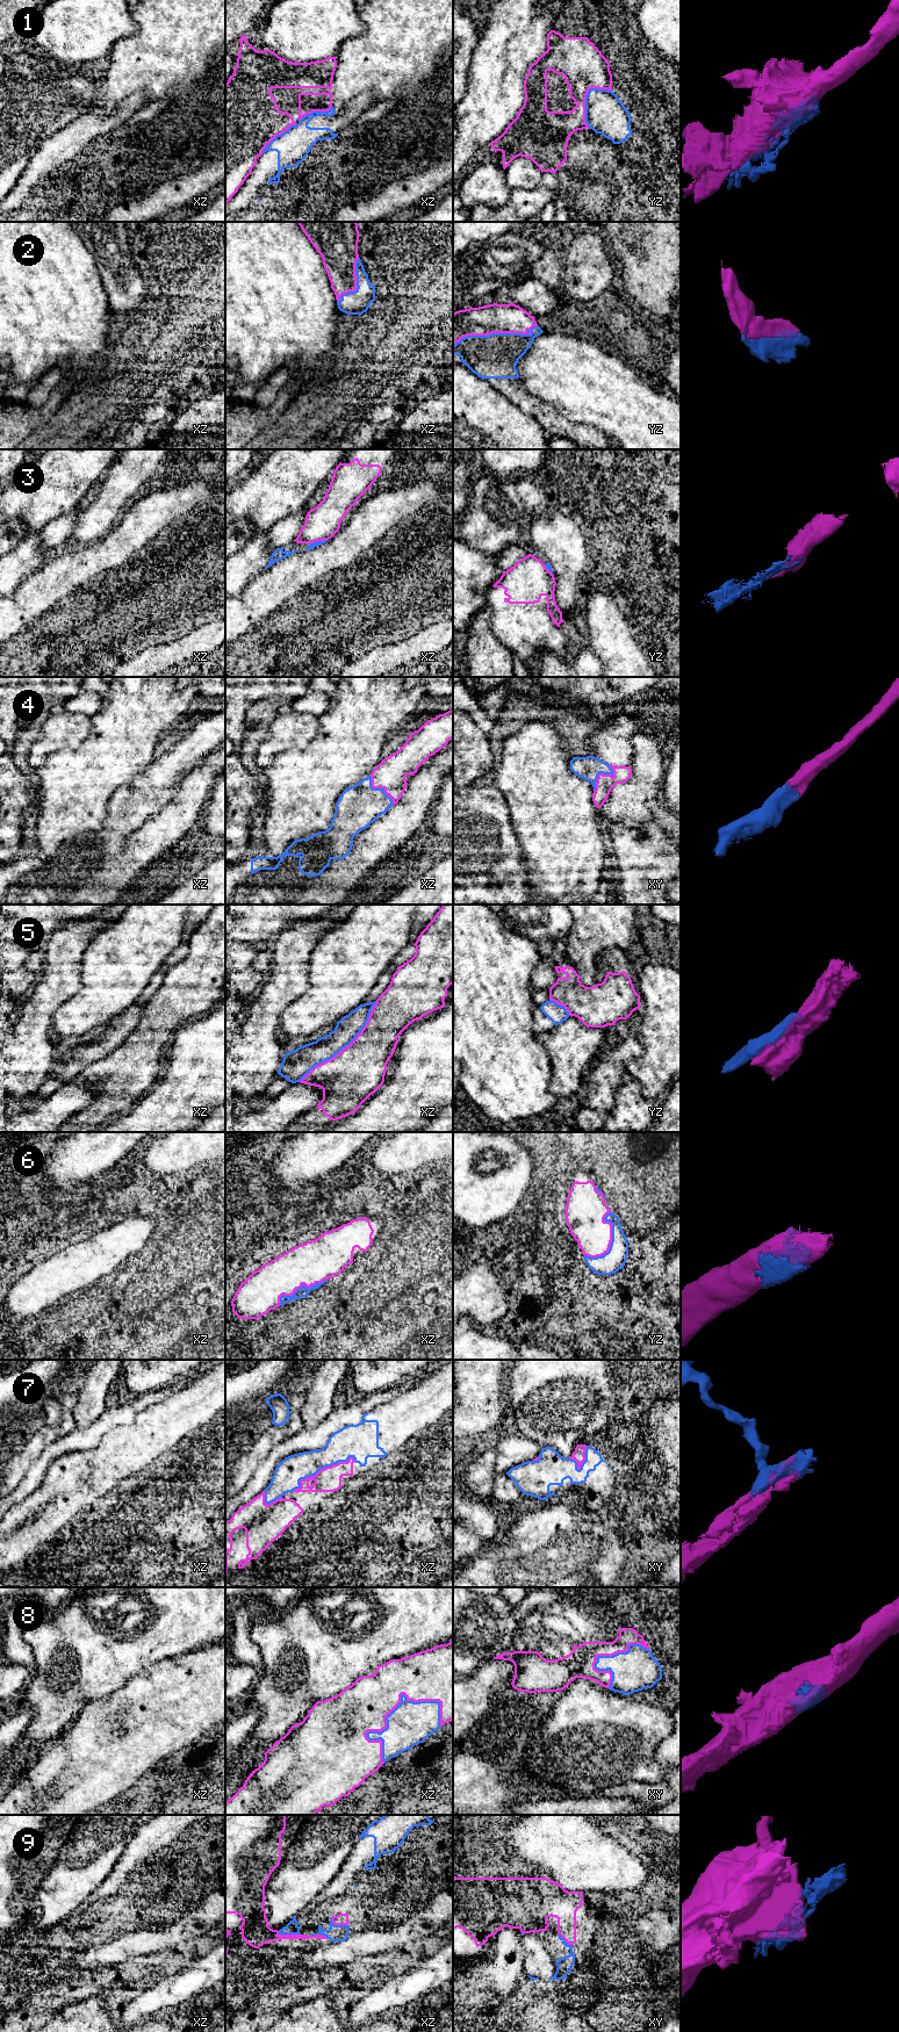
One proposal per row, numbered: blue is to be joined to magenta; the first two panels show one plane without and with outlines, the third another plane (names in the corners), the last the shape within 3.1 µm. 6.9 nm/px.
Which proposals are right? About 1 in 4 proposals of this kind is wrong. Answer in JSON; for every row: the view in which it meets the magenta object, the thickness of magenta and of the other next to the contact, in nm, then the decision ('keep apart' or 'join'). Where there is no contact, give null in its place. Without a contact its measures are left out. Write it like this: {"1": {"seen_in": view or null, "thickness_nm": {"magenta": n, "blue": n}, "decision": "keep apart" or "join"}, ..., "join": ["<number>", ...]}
{"1": {"seen_in": "yz", "thickness_nm": {"magenta": 300, "blue": 280}, "decision": "keep apart"}, "2": {"seen_in": "yz", "thickness_nm": {"magenta": 200, "blue": 300}, "decision": "join"}, "3": {"seen_in": "xz", "thickness_nm": {"magenta": 240, "blue": 40}, "decision": "keep apart"}, "4": {"seen_in": "xy", "thickness_nm": {"magenta": 120, "blue": 160}, "decision": "join"}, "5": {"seen_in": "xz", "thickness_nm": {"magenta": 380, "blue": 160}, "decision": "keep apart"}, "6": {"seen_in": "yz", "thickness_nm": {"magenta": 280, "blue": 150}, "decision": "join"}, "7": {"seen_in": "xz", "thickness_nm": {"magenta": 180, "blue": 200}, "decision": "join"}, "8": {"seen_in": "xz", "thickness_nm": {"magenta": 340, "blue": 300}, "decision": "join"}, "9": {"seen_in": "xz", "thickness_nm": {"magenta": 200, "blue": 90}, "decision": "keep apart"}, "join": ["2", "4", "6", "7", "8"]}

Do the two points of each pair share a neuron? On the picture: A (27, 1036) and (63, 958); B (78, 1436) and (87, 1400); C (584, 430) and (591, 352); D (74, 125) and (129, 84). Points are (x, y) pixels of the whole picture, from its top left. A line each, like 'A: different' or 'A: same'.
A: same
B: different
C: different
D: different

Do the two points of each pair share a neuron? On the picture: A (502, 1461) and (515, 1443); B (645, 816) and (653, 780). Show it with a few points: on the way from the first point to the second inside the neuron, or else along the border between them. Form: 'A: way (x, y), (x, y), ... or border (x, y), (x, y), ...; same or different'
A: way (506, 1456), (515, 1448); same
B: way (641, 807), (641, 792), (644, 790); same

